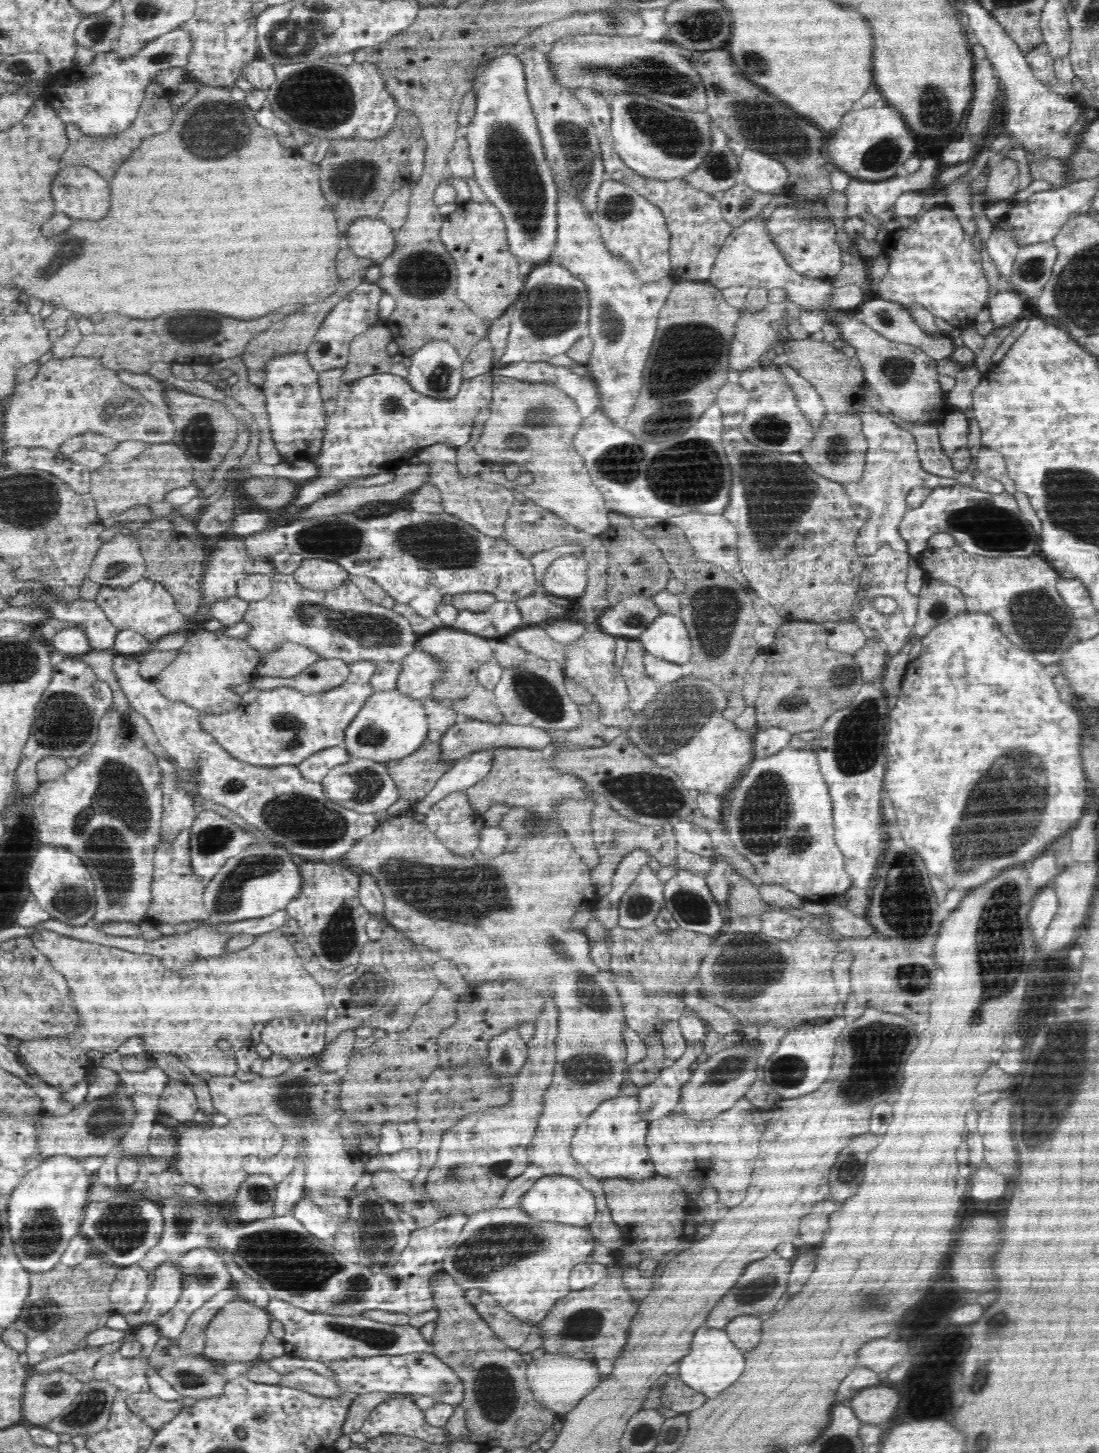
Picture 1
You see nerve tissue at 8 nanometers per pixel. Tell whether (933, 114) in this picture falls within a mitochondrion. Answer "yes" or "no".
yes

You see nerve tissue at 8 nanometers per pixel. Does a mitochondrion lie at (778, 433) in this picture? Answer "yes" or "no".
yes

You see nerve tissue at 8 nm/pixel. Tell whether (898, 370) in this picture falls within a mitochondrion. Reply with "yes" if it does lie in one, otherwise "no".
yes

